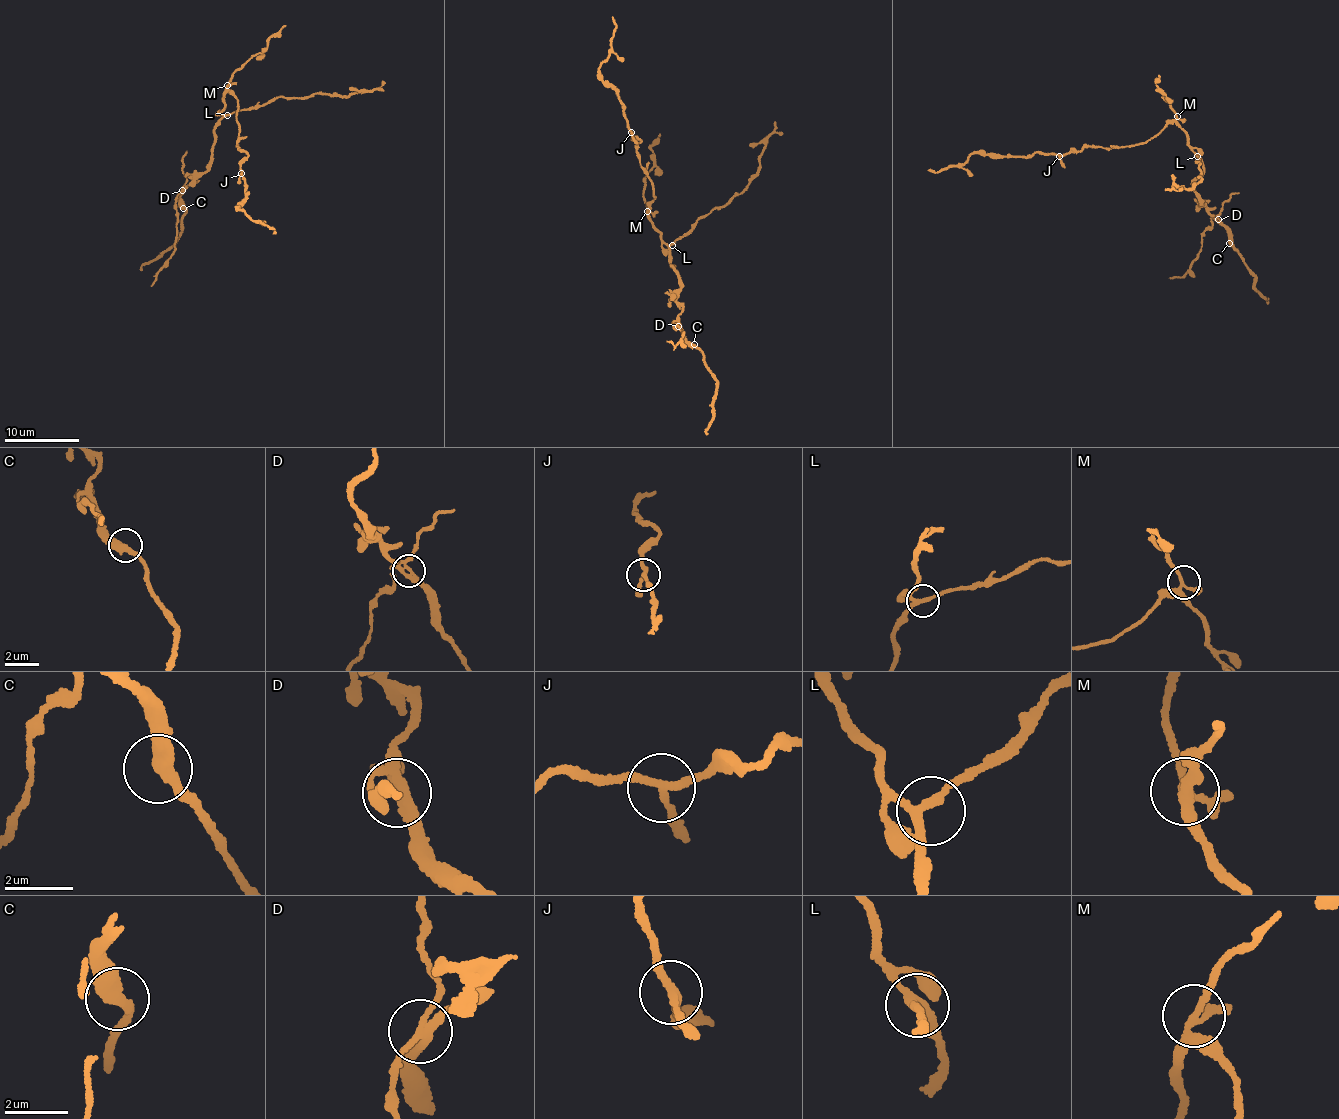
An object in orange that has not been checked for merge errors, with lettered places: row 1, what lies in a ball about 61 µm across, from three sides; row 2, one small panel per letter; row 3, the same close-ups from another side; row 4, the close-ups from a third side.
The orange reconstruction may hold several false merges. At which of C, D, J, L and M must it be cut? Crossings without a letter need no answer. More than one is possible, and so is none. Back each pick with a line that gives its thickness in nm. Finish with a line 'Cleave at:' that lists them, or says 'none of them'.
D: 240 nm
Cleave at: D

